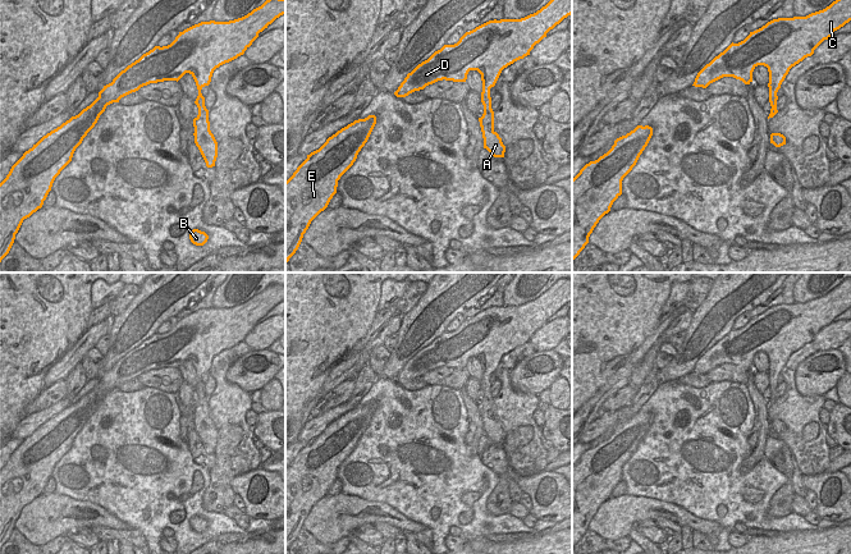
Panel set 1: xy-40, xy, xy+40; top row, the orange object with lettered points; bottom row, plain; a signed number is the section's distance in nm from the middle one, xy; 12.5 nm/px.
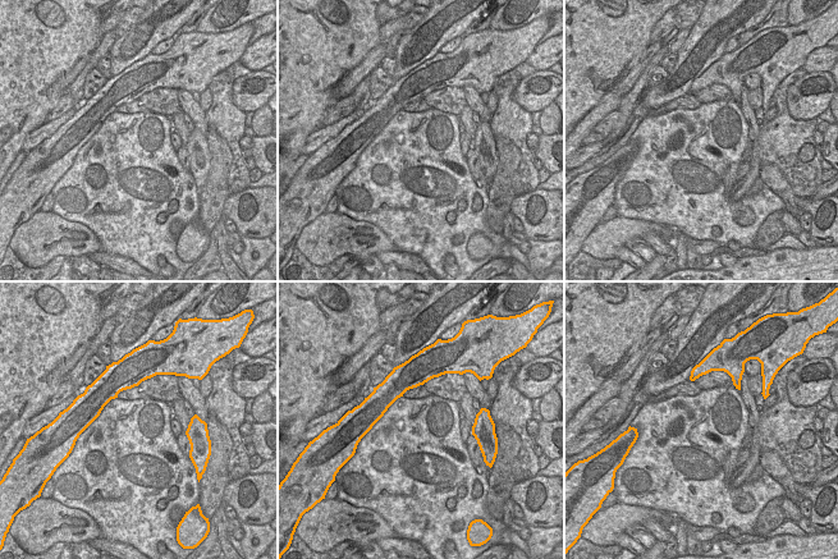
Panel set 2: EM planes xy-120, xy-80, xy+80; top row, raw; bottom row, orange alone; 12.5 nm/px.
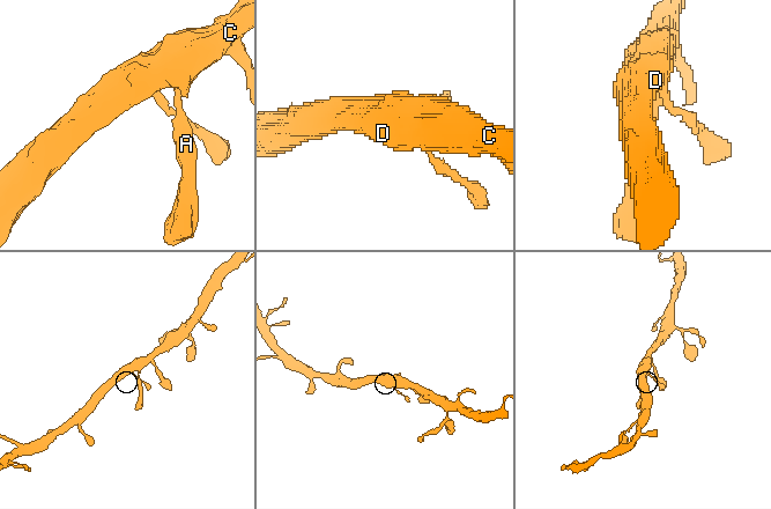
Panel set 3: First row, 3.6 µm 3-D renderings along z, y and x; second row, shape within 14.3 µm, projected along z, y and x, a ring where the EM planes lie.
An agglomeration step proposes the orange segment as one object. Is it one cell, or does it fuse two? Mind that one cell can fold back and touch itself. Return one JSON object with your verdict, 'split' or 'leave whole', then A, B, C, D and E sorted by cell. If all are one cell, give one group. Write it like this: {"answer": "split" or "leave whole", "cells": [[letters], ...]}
{"answer": "leave whole", "cells": [["A", "B", "C", "D", "E"]]}

